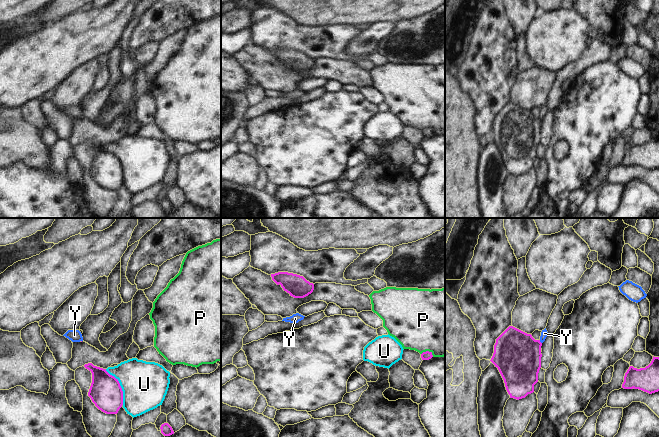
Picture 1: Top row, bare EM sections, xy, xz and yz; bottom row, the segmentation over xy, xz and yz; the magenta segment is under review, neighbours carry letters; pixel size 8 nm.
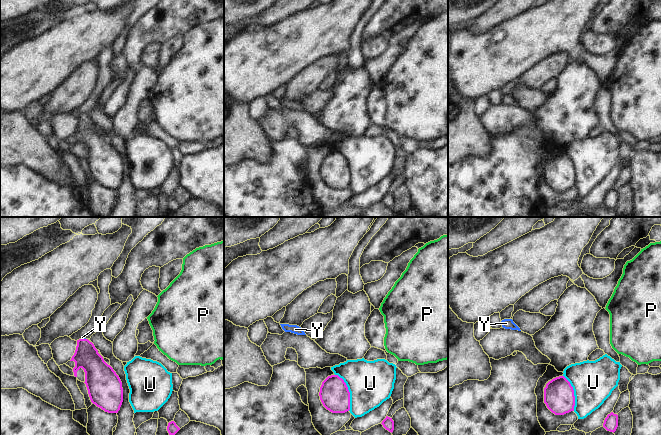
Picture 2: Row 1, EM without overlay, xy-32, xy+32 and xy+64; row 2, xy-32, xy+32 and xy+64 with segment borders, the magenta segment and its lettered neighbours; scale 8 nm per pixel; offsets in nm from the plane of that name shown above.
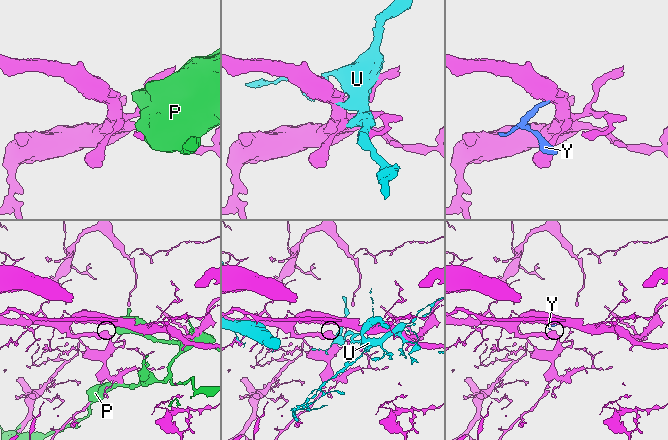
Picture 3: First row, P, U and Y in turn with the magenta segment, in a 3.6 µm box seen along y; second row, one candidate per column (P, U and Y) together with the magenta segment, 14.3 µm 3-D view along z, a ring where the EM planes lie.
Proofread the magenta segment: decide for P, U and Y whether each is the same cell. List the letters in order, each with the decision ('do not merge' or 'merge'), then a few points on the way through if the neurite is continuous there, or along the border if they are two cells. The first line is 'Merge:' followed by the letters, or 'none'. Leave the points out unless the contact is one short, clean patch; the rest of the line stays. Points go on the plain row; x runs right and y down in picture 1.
Merge: Y
P: do not merge
U: do not merge
Y: merge | across yz (517, 131), (540, 118), (544, 109)

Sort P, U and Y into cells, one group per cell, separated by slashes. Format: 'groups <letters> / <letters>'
groups P / U / Y

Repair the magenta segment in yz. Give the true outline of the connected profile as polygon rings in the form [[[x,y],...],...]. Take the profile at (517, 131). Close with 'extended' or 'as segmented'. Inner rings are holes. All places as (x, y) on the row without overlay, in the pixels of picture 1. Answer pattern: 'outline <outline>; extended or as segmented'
outline [[[513,102],[497,115],[491,138],[498,144],[510,174],[522,175],[534,168],[541,144],[541,122],[548,112],[546,104],[539,116]]]; extended

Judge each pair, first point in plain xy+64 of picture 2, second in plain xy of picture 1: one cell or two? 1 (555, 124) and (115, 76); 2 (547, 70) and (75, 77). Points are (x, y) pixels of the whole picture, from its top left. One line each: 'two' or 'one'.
1: two
2: one

